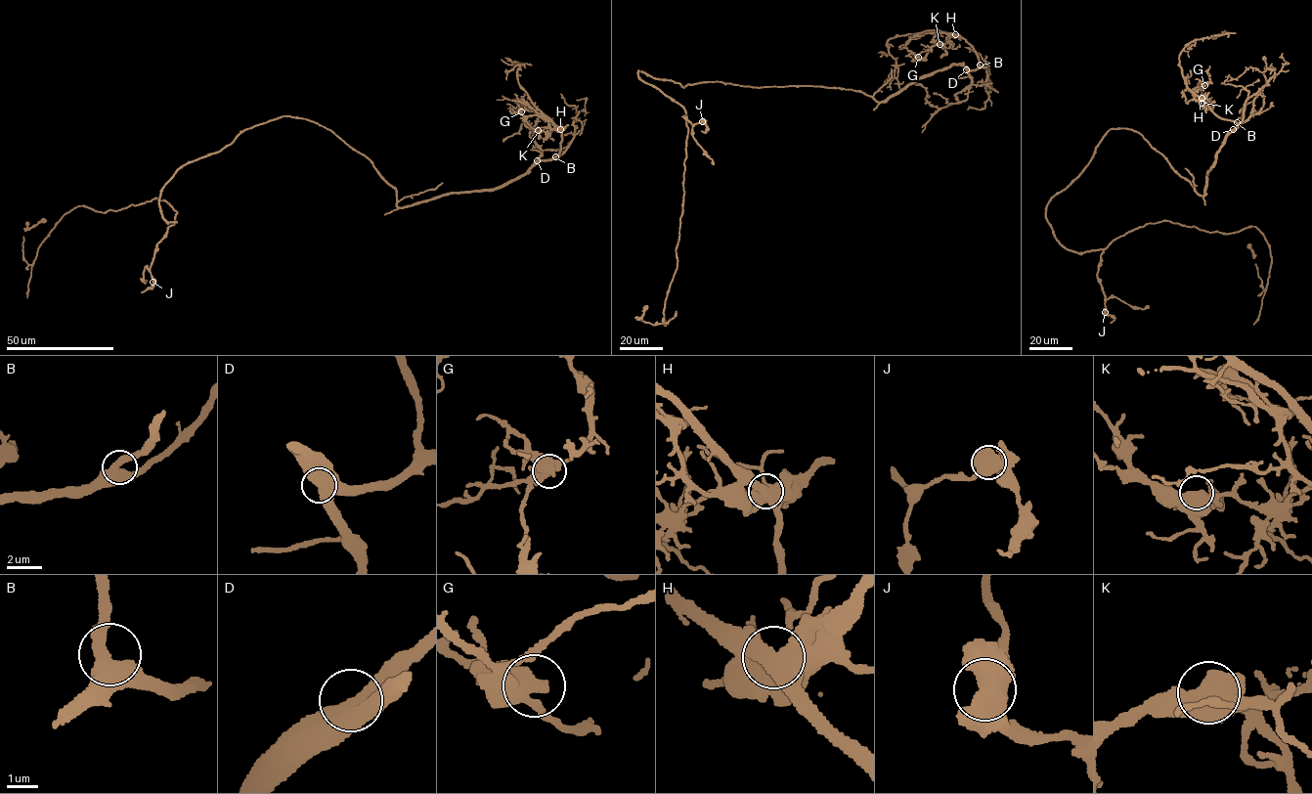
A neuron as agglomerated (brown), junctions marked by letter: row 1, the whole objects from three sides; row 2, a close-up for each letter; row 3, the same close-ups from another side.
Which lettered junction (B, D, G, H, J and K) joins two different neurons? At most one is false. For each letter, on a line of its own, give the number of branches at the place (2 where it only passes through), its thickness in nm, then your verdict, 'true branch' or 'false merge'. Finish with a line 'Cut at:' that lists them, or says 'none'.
B: 2 branches meet; 550 nm thick; true branch
D: 2 branches meet; 600 nm thick; true branch
G: 2 branches meet; 550 nm thick; true branch
H: 2 branches meet; 600 nm thick; false merge
J: 2 branches meet; 600 nm thick; true branch
K: 2 branches meet; 600 nm thick; true branch
Cut at: H

